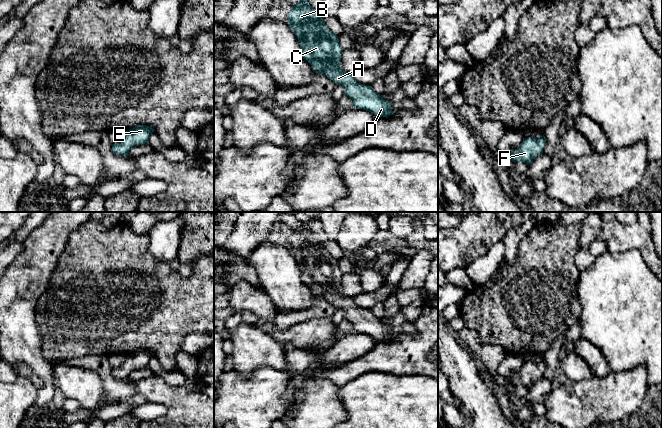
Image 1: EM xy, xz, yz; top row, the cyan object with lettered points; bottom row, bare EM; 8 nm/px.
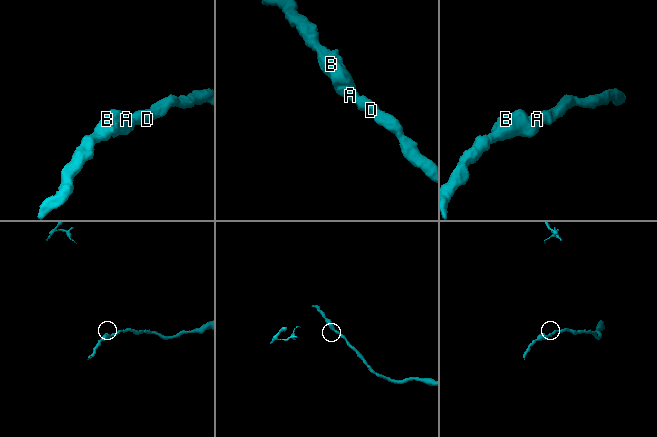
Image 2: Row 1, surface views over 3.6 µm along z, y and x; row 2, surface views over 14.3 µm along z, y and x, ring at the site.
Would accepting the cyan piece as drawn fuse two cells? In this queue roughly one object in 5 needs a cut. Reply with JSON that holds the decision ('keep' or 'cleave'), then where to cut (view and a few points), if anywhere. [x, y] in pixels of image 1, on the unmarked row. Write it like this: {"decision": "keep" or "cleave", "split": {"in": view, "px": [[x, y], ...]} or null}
{"decision": "keep", "split": null}

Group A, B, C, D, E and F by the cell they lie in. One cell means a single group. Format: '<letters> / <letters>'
A B C D E F

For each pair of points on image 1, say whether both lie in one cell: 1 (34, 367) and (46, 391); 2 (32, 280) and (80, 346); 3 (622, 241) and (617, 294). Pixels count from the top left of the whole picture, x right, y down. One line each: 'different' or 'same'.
1: same
2: different
3: different

